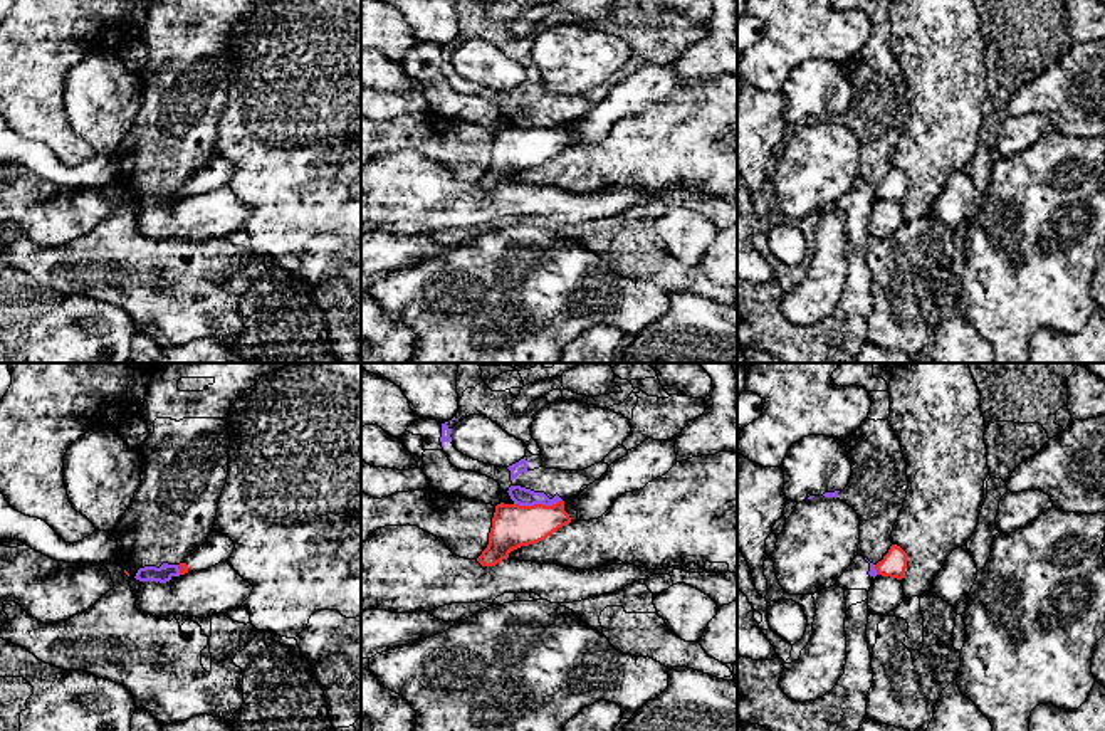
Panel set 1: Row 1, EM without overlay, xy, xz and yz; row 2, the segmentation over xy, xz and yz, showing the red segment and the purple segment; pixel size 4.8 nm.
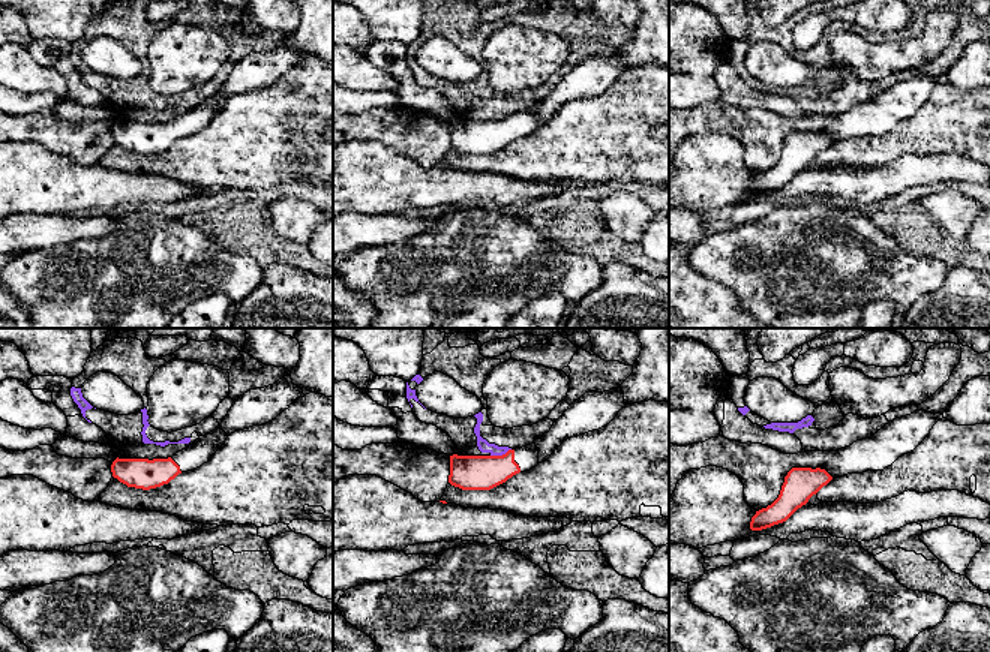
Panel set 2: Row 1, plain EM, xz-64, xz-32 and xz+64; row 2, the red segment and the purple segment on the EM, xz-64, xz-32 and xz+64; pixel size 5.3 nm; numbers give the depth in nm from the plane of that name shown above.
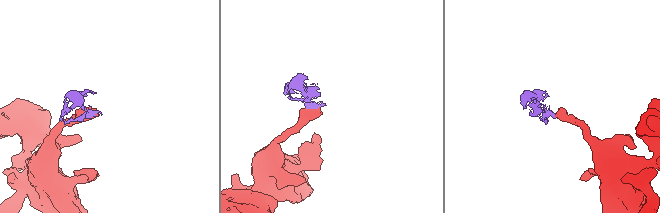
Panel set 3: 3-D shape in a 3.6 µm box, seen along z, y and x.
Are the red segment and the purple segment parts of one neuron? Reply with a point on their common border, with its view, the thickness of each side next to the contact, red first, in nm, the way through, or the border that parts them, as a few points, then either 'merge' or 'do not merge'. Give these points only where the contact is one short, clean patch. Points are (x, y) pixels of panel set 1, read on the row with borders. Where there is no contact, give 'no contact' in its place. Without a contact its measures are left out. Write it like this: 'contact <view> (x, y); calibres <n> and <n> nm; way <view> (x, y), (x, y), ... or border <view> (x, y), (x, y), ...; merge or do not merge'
contact xz (538, 504); calibres 200 and 90 nm; border xz (561, 499), (551, 504), (514, 504); do not merge

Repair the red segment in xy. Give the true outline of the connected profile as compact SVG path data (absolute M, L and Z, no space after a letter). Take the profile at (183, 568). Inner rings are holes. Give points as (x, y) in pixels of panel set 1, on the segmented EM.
M213 531L193 555L178 565L180 575L208 570L218 563L225 563L233 550L235 544L230 538Z

